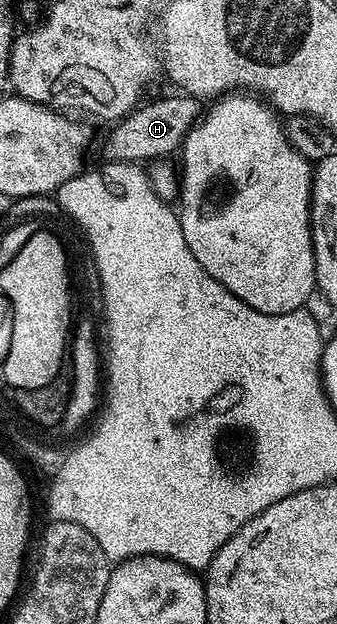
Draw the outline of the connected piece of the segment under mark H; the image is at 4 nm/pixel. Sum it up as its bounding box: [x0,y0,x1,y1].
[101,95,203,163]

